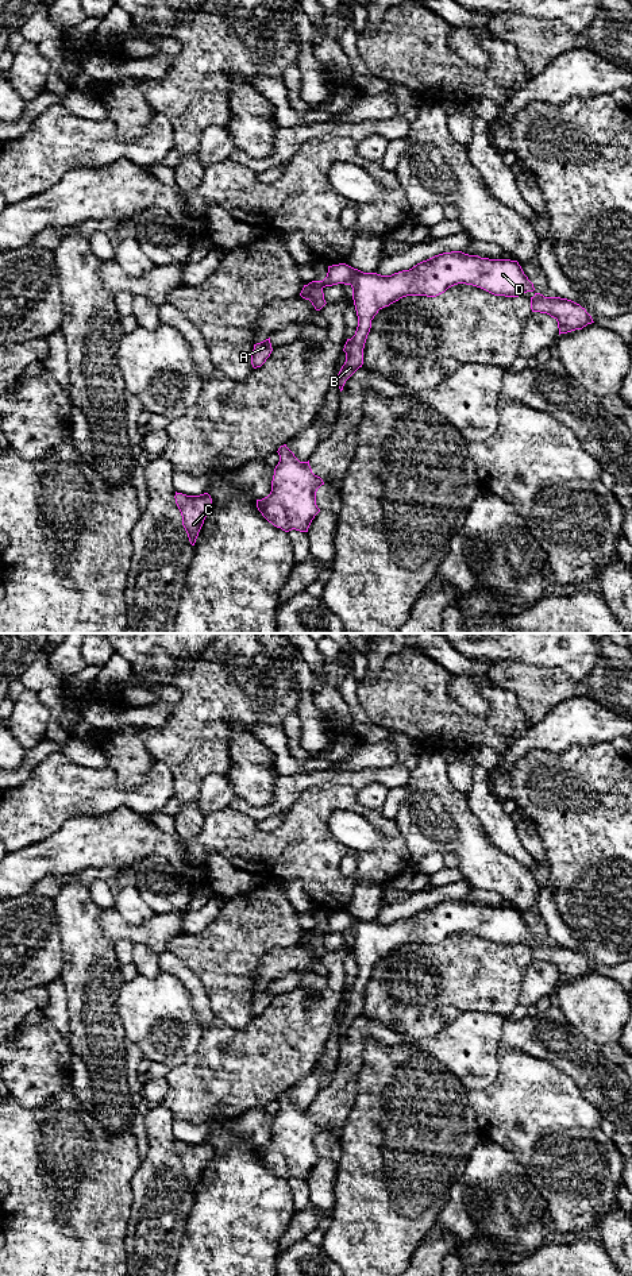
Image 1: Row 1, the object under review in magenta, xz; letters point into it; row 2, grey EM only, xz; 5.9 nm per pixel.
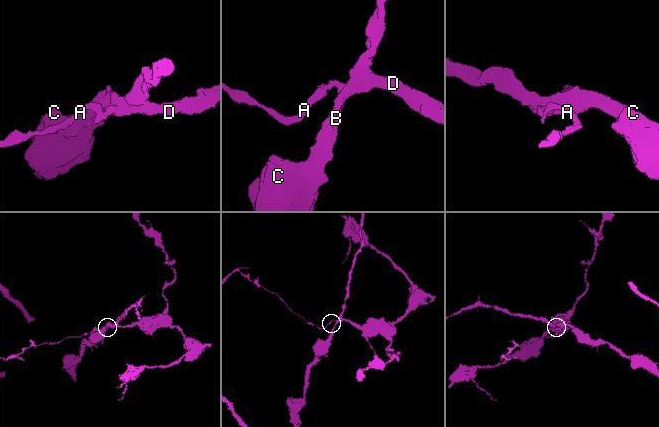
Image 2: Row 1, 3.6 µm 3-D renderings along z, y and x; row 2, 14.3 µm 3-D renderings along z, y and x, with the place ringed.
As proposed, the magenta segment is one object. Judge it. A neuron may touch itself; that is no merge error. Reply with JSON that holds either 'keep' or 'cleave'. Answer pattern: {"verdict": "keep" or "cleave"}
{"verdict": "cleave"}

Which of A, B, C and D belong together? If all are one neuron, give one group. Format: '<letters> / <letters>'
A / B C D

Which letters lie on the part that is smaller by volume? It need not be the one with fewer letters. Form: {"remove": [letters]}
{"remove": ["A"]}

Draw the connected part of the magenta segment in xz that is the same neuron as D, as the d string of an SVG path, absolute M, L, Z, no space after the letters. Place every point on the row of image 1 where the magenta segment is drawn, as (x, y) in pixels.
M462 251L435 255L417 263L409 270L402 270L392 275L363 273L346 263L332 265L328 266L327 277L323 281L312 281L307 286L323 289L338 284L350 285L352 288L352 300L358 316L355 335L351 339L347 339L343 348L346 352L346 362L335 381L340 392L343 390L346 381L363 365L363 348L371 328L371 320L379 309L389 307L400 298L406 296L436 297L458 284L473 285L494 296L505 297L519 297L524 296L527 292L535 290L533 284L524 274L517 261L481 258L478 255L469 255Z

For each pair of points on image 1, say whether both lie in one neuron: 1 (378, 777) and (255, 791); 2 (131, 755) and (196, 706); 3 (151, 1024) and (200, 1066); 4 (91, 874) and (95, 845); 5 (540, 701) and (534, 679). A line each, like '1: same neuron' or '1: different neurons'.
1: different neurons
2: different neurons
3: different neurons
4: different neurons
5: same neuron

